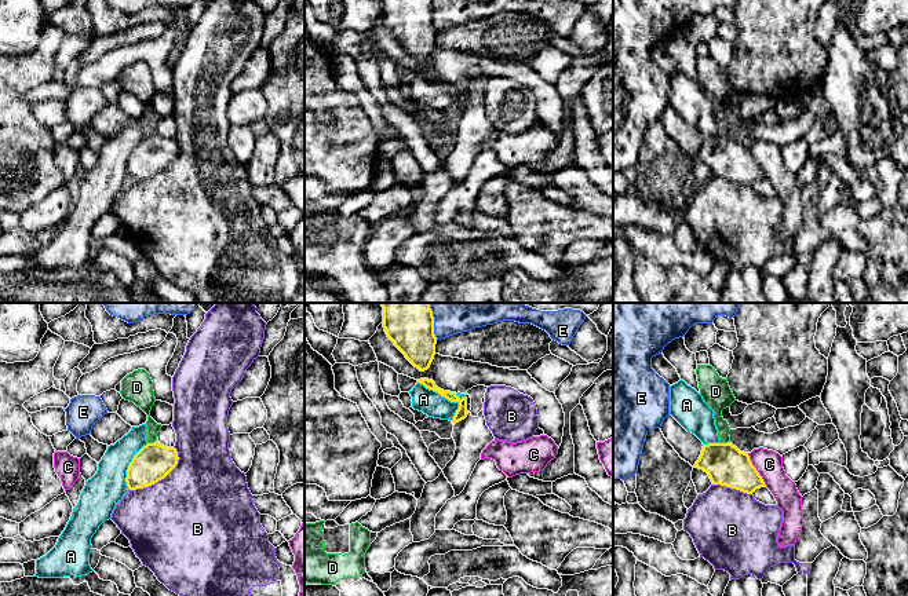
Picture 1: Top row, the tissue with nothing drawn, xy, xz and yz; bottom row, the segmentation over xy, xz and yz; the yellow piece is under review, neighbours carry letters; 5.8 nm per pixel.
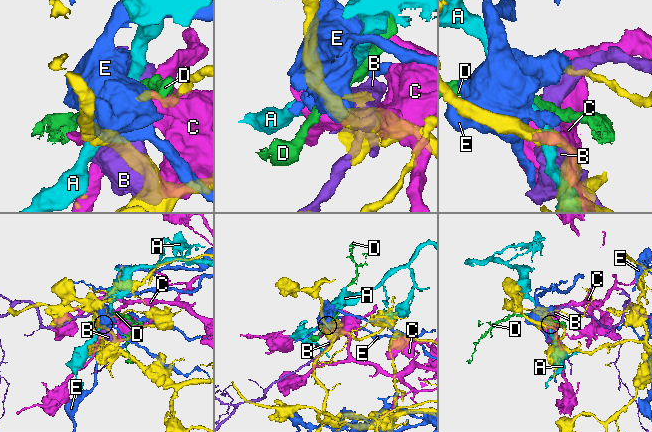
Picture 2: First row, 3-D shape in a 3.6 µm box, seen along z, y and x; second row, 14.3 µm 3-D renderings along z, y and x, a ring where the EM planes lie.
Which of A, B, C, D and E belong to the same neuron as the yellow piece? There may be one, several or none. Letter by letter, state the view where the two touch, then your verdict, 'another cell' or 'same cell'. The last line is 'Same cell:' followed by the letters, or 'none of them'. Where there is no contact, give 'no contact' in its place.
A: xz | another cell
B: xy | another cell
C: yz | another cell
D: yz | another cell
E: xz | another cell
Same cell: none of them

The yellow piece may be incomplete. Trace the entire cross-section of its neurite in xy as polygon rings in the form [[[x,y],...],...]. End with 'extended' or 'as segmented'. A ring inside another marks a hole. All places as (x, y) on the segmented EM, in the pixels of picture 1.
[[[157,442],[143,446],[132,458],[127,469],[127,486],[130,490],[149,487],[164,479],[178,464],[175,447],[167,447]]]; as segmented

